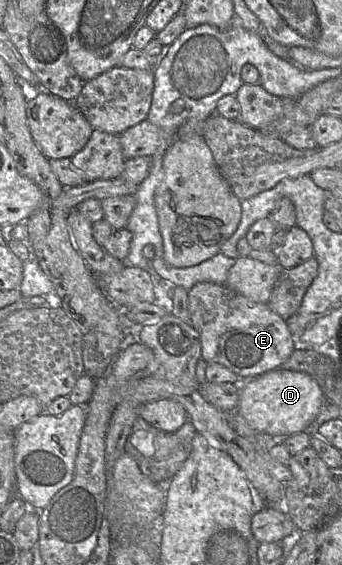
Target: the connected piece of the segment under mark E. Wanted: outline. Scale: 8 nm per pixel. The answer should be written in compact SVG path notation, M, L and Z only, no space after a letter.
M200 282L188 290L191 326L199 333L201 358L219 363L241 379L250 379L279 368L295 350L286 320L268 305L239 294L226 284Z

